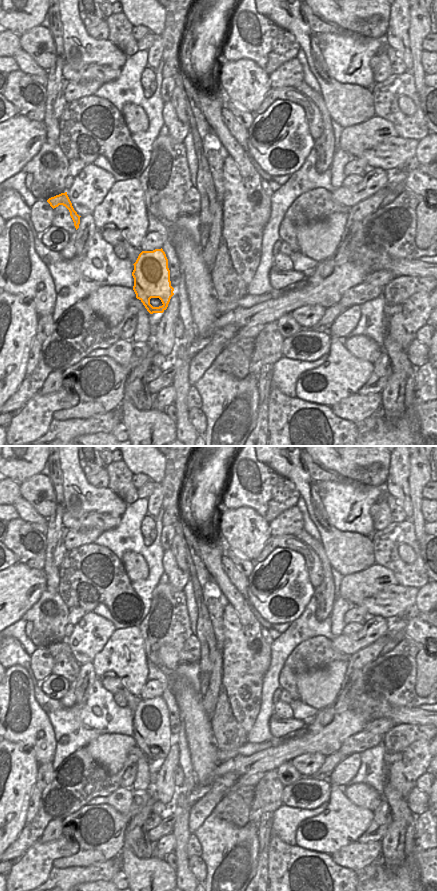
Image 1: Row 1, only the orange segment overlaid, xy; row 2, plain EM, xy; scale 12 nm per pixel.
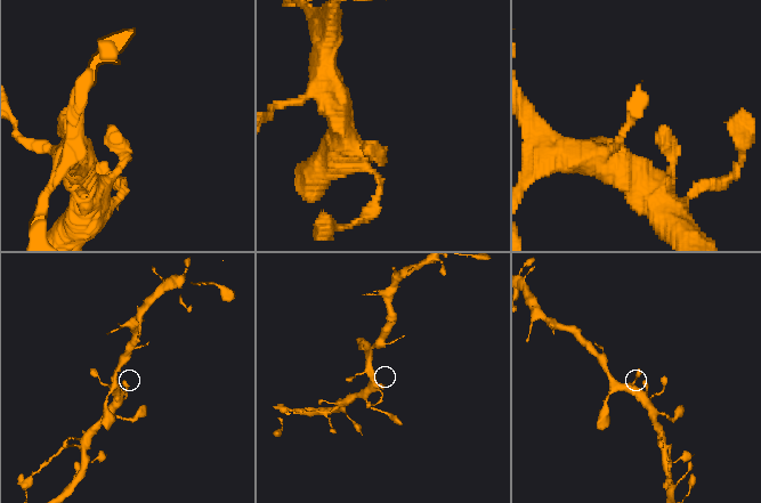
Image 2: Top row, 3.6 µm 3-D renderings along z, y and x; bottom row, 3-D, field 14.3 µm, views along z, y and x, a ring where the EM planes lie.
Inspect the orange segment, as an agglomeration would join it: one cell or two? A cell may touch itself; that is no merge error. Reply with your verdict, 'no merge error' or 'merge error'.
no merge error

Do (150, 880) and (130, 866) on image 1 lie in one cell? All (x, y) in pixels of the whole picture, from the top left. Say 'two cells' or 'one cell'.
one cell

